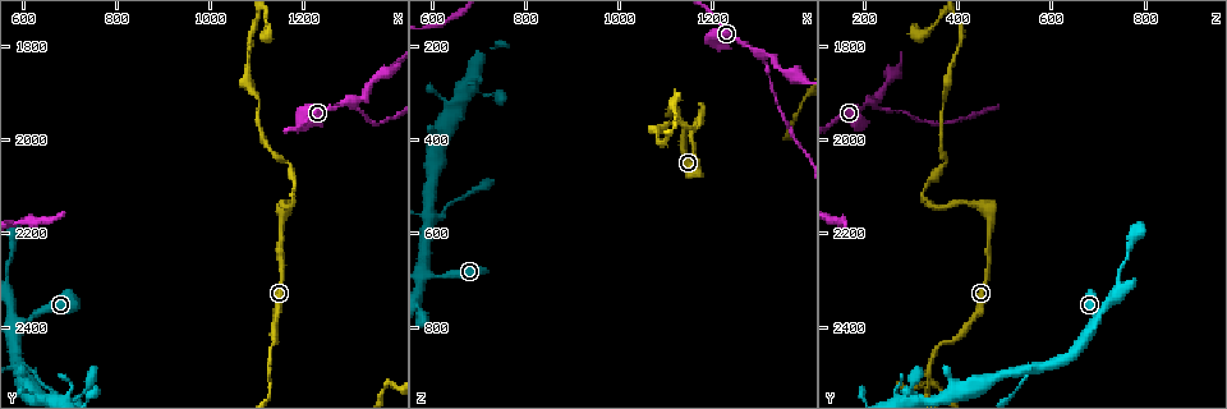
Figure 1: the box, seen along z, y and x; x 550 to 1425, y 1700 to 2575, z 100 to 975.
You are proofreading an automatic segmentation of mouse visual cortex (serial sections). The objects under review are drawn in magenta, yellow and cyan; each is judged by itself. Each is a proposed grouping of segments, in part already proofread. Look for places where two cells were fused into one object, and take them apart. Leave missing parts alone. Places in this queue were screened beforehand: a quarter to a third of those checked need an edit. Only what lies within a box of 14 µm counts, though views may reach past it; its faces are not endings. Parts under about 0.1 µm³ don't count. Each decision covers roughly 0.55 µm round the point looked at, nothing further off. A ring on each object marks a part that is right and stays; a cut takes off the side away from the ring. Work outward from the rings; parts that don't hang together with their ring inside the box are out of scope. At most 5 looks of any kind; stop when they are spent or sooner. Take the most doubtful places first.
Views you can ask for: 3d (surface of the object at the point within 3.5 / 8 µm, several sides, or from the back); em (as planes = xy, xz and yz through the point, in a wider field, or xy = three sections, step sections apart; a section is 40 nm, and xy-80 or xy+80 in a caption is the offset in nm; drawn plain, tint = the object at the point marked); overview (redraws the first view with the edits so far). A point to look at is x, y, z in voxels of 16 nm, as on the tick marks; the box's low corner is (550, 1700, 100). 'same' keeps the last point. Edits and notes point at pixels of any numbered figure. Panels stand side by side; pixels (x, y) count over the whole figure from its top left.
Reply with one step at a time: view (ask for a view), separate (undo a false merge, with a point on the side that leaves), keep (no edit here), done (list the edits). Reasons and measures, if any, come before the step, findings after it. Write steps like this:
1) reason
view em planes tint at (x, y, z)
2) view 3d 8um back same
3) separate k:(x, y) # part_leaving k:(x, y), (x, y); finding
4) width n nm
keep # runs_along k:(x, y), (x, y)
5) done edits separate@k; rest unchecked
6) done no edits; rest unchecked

a narrow waist
view 3d 3.5um at (1300, 1925, 225)

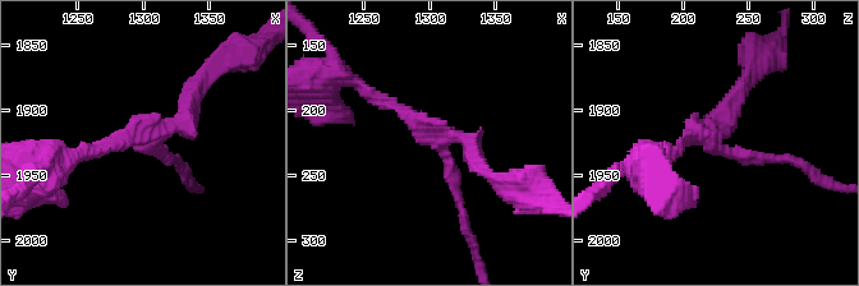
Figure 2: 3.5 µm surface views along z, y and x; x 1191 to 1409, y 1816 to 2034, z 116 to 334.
arms 3; arm_widths 150, 150, 250 nm
view em xy step 5 tint at (1302, 1922, 220)

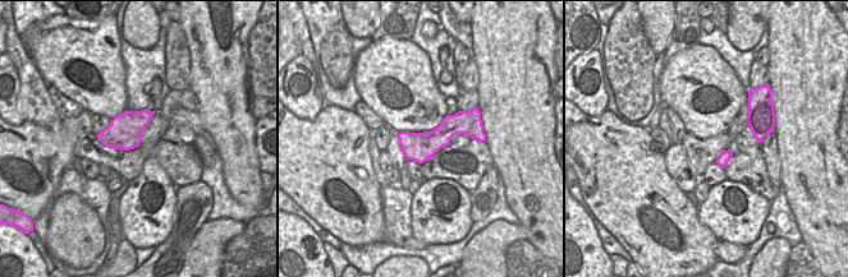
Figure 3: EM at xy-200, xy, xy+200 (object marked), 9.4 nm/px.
cut it another way
view em xy step 2 tint same

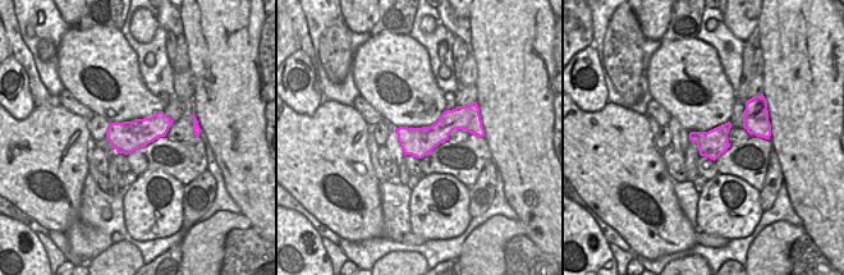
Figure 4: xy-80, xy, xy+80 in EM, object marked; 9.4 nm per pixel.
keep # runs_along 4:(399, 131), (435, 134), (448, 123), (475, 131); all the same cell

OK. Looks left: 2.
abrupt turn
view 3d 8um at (1165, 2145, 460)

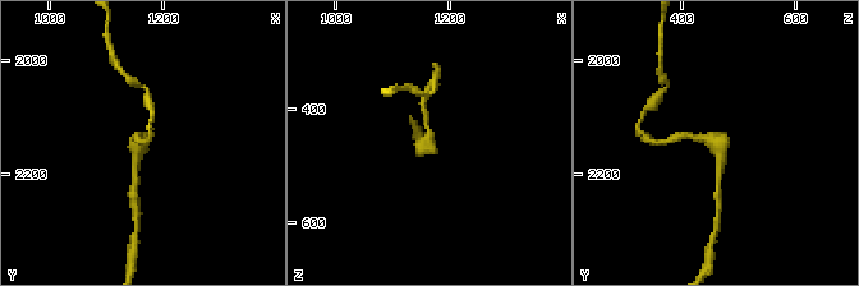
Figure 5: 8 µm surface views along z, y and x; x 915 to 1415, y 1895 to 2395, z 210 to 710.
now the EM
view em xy step 3 tint at (1165, 2145, 455)

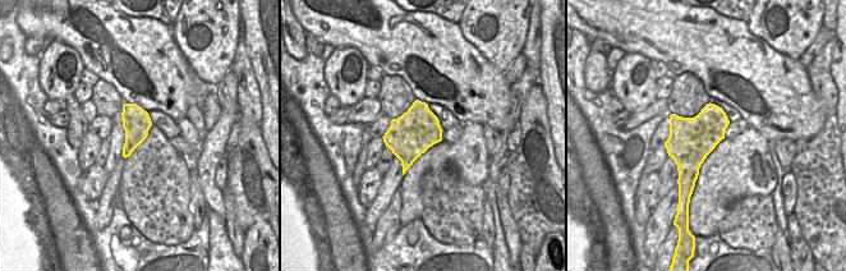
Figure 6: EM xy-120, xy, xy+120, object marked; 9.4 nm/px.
keep # runs_along 5:(719, 175), (715, 141), (679, 135); one cell here

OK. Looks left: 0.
done no edits; rest unchecked

